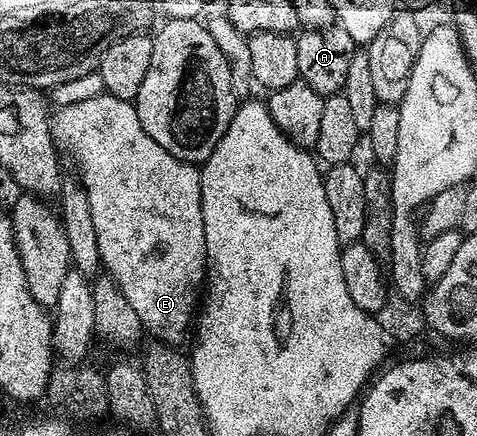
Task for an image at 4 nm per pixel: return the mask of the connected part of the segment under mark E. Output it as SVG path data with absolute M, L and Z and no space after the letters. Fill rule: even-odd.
M101 93L89 99L77 99L70 105L59 108L52 115L52 139L61 152L69 151L76 158L76 167L80 170L79 182L86 189L86 201L90 201L90 218L94 221L94 233L98 237L98 253L103 270L112 276L118 289L122 289L122 297L130 301L134 313L138 313L138 321L145 332L148 331L153 340L162 343L179 344L179 339L188 331L188 322L193 322L198 311L198 300L206 283L206 233L202 225L202 193L200 192L200 173L197 164L187 163L162 149L146 129L142 129L142 121L138 121L135 102L119 99L107 93Z

